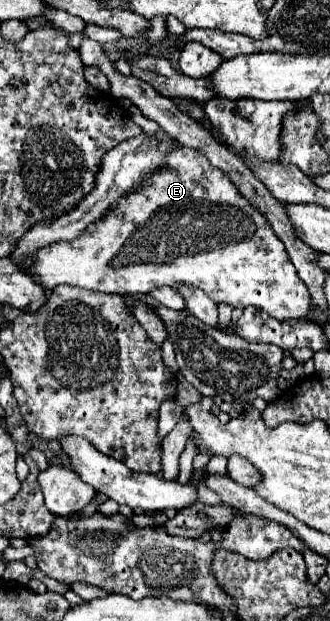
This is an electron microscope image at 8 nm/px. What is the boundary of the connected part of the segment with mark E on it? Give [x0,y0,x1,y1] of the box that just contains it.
[30,146,310,320]

